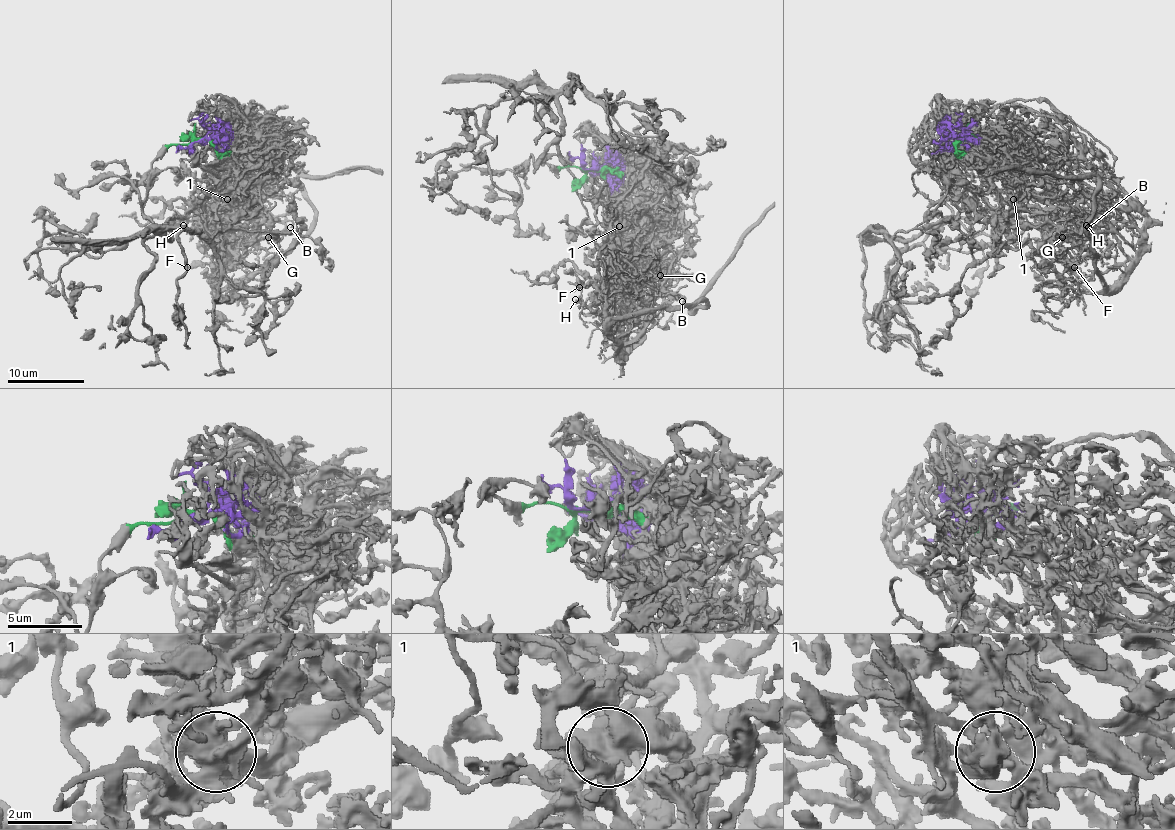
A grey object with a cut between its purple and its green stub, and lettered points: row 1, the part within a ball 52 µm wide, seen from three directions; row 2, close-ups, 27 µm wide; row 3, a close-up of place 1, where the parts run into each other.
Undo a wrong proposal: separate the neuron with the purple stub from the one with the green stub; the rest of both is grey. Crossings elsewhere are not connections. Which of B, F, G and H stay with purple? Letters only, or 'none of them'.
B, F, G, H

